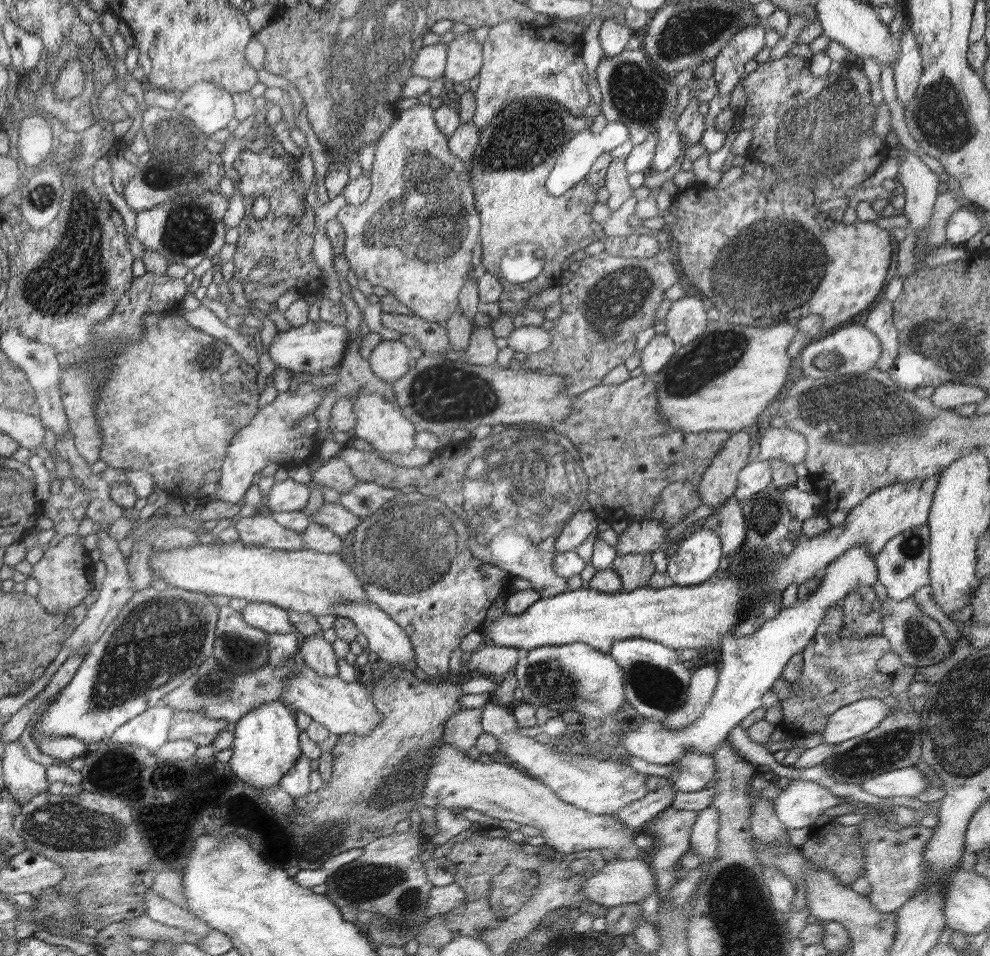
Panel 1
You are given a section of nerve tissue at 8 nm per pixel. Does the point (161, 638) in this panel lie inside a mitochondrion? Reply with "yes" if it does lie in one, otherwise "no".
yes

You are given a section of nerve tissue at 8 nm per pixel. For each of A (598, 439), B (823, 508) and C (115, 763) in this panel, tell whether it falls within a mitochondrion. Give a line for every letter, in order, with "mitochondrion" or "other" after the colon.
A: other
B: other
C: other

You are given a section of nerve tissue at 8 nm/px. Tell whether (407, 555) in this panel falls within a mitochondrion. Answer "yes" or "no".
yes

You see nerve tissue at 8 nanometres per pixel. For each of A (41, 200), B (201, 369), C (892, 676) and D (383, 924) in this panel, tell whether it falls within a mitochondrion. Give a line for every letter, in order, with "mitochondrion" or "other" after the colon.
A: mitochondrion
B: other
C: other
D: mitochondrion

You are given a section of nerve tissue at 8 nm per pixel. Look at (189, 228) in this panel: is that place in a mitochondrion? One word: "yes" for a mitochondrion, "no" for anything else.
yes

